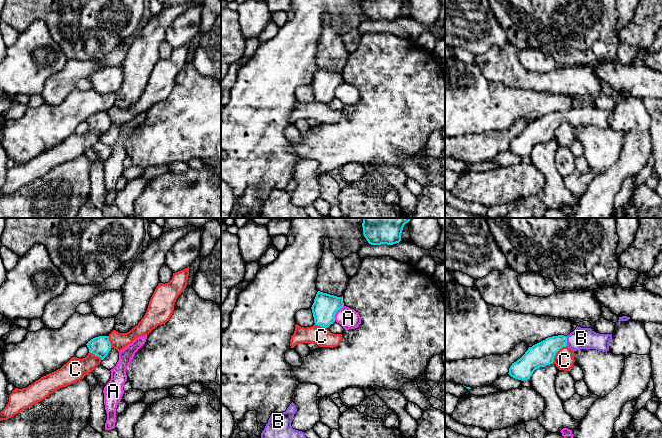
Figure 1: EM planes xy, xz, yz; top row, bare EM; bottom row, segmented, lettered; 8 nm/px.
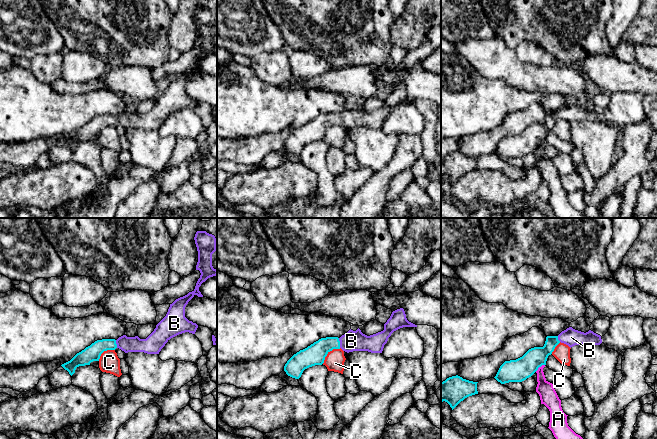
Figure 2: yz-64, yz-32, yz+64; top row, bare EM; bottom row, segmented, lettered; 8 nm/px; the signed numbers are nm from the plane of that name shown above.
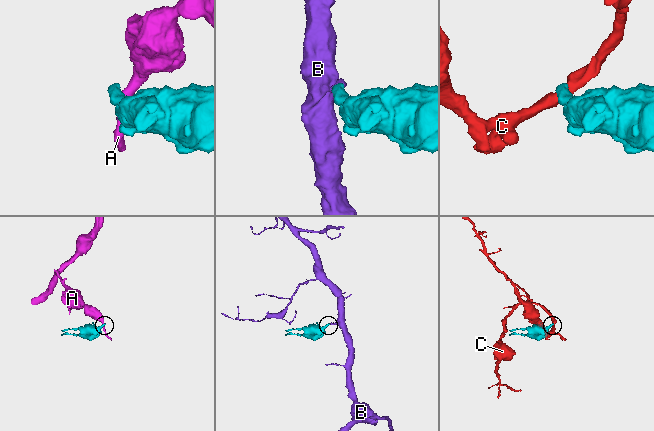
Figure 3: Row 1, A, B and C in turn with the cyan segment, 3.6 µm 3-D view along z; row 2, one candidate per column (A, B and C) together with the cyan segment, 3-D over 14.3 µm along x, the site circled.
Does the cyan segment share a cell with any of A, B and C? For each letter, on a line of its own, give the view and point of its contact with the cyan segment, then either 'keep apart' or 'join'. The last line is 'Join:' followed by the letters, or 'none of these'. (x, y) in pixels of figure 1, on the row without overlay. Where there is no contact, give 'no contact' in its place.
A: xz (335, 89) | keep apart
B: yz (566, 117) | join
C: yz (556, 128) | keep apart
Join: B

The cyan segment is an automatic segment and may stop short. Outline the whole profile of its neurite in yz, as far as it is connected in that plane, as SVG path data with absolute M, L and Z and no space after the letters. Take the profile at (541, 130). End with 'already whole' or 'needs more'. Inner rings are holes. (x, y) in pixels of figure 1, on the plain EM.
M577 102L567 112L548 113L529 123L520 135L512 139L508 150L518 156L529 156L536 145L553 140L556 129L562 123L568 122L574 128L580 125L595 125L605 128L609 127L611 115L612 110L599 110L591 104Z; needs more

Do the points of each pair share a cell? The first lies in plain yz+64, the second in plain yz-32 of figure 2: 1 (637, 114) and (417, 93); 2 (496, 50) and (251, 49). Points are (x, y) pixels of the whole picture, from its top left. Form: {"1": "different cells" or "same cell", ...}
{"1": "different cells", "2": "different cells"}

